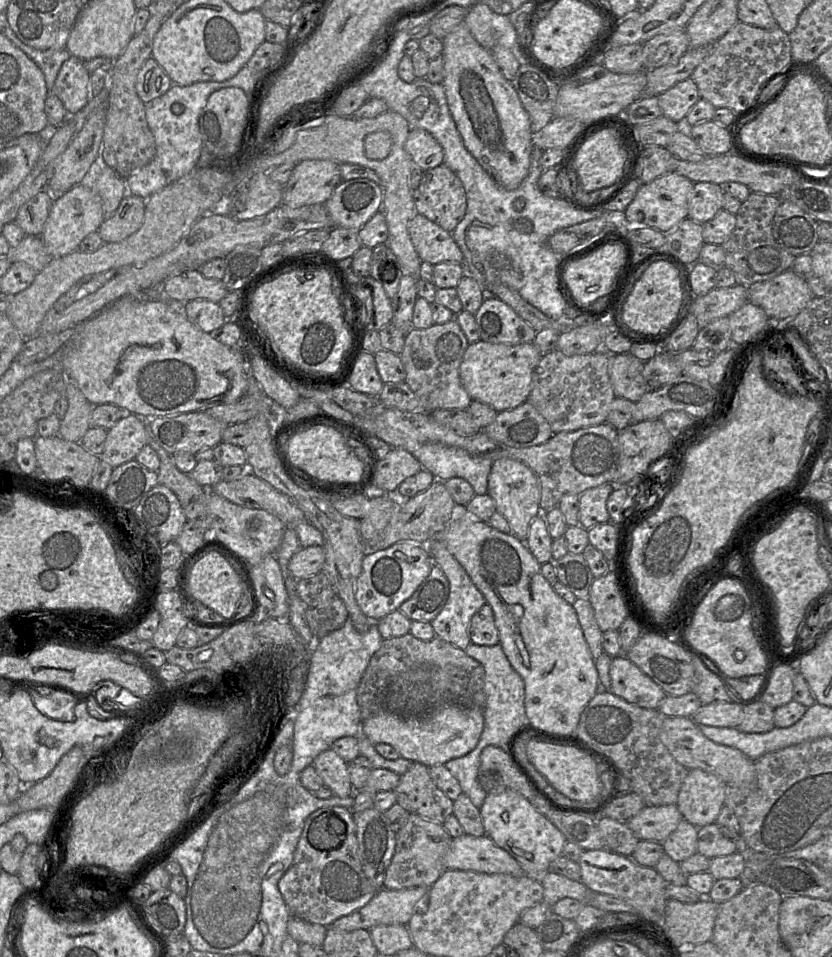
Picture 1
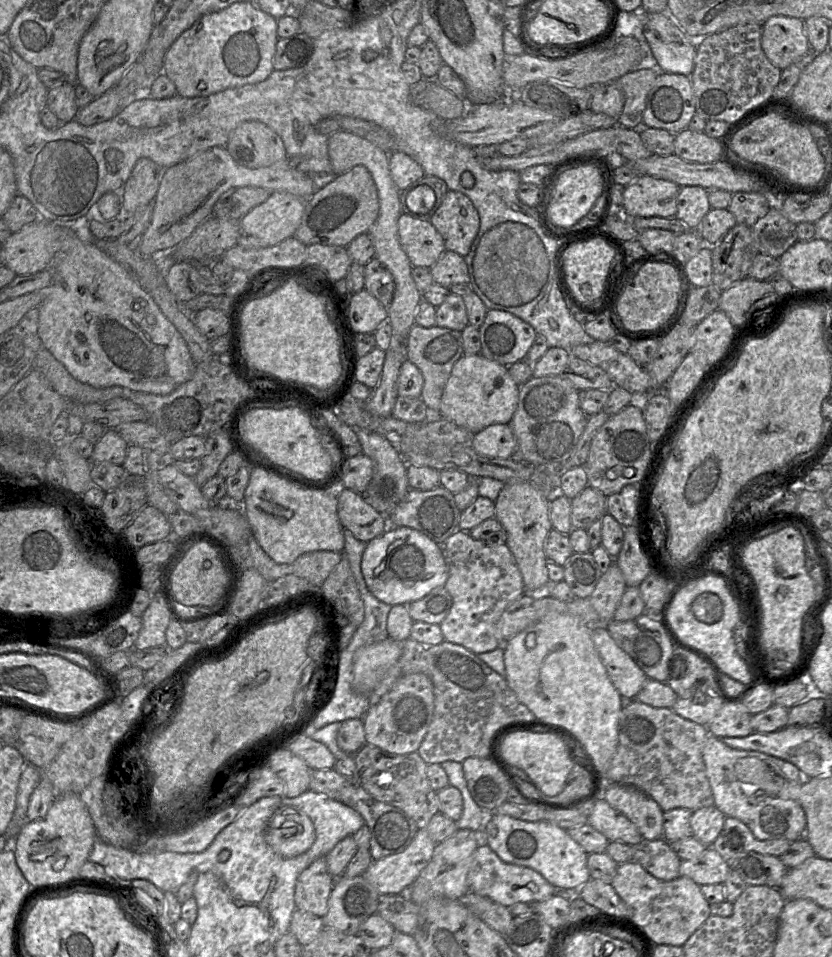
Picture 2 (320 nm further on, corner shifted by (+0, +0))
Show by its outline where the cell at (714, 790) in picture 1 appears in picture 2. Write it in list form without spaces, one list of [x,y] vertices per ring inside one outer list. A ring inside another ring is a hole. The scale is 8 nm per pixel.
[[[715,805],[692,812],[692,835],[706,847],[711,847],[722,833],[726,816]]]

